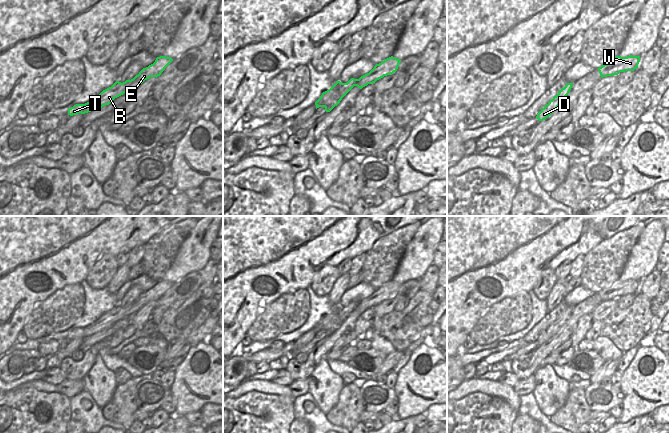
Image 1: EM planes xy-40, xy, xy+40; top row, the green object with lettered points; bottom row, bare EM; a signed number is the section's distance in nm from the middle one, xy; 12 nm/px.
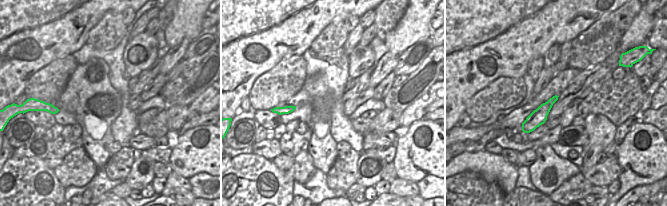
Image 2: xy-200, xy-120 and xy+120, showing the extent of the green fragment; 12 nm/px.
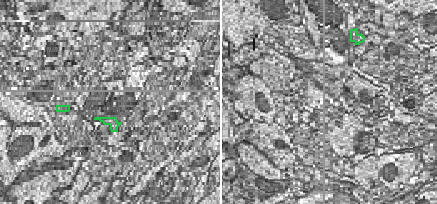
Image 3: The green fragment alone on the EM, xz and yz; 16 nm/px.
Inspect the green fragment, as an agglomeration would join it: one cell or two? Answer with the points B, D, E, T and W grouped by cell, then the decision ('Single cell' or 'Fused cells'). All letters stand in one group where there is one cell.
Groups: B E T W / D. Fused cells

